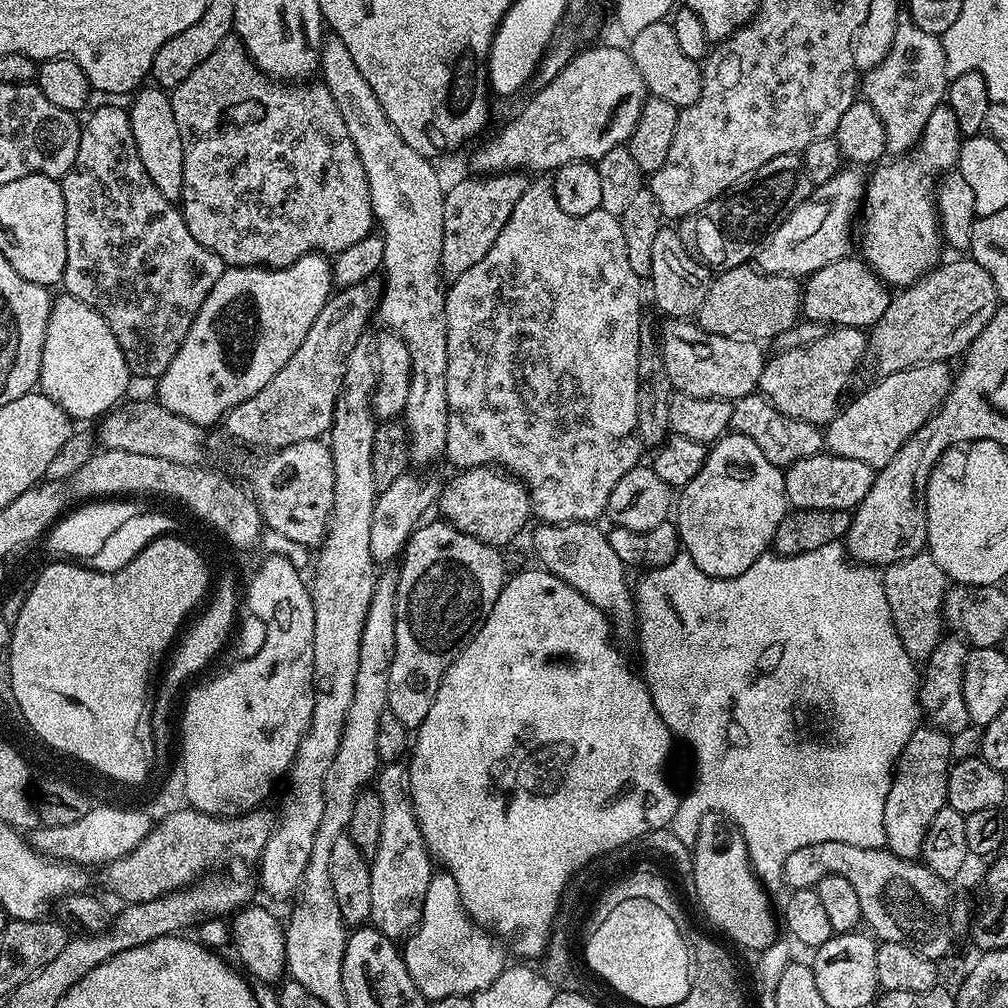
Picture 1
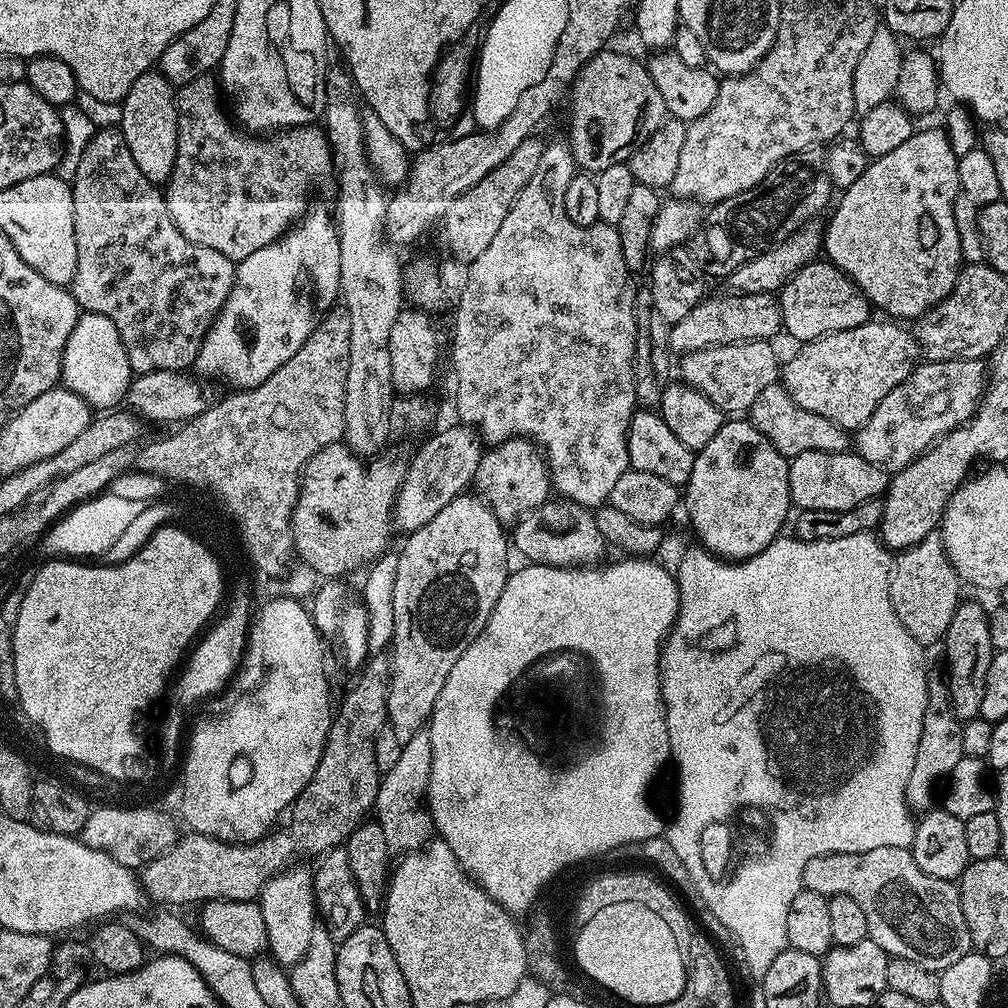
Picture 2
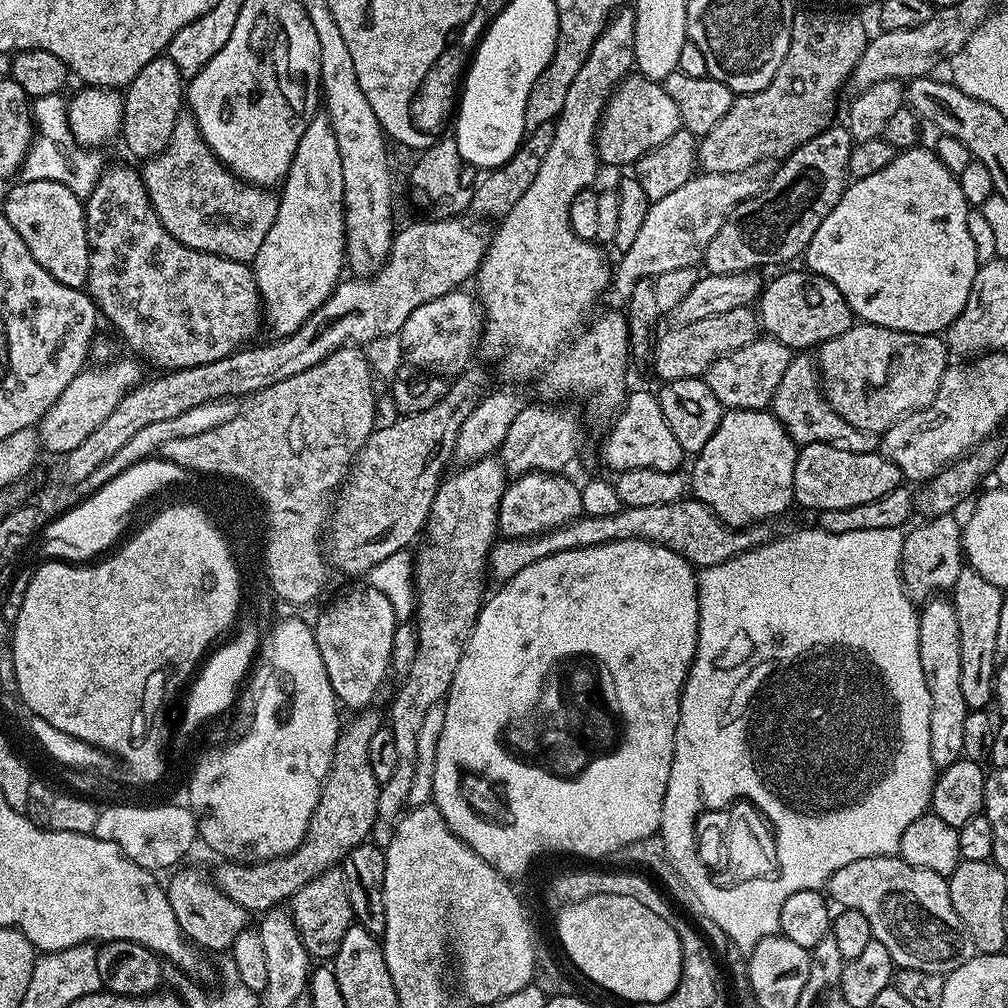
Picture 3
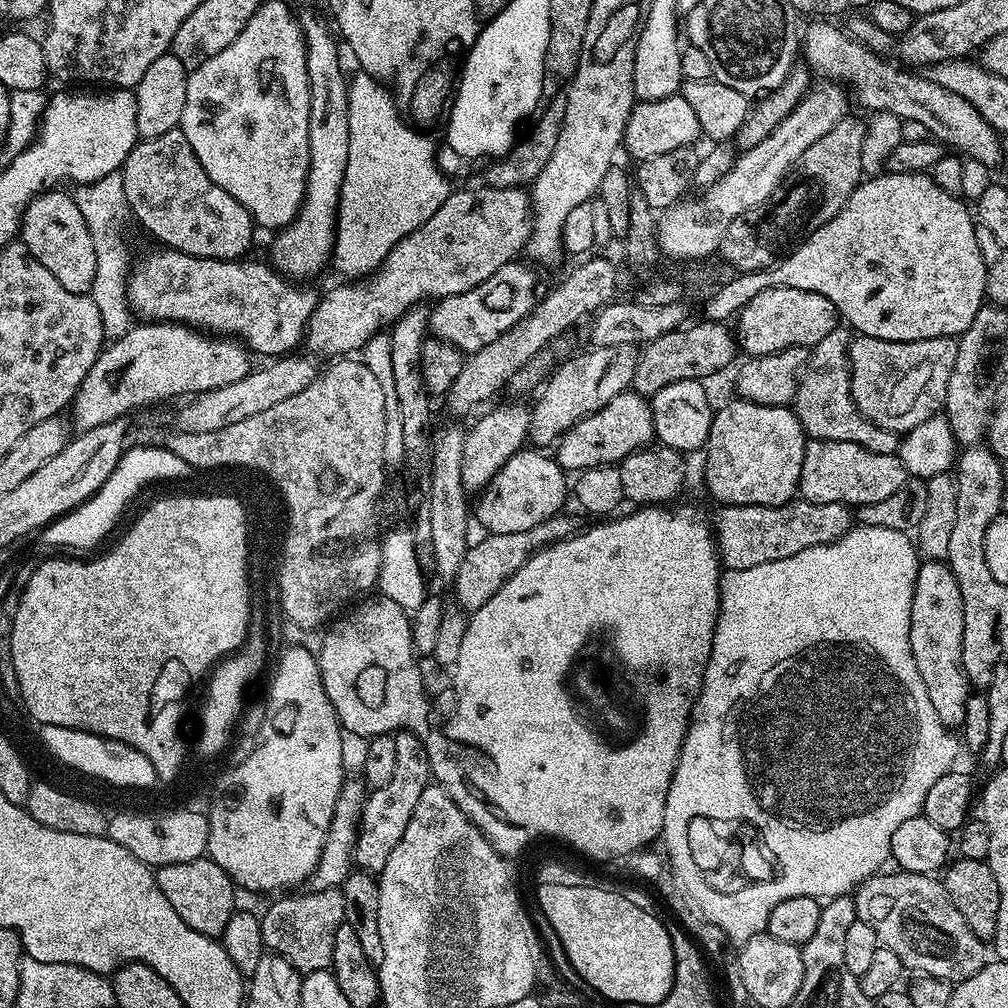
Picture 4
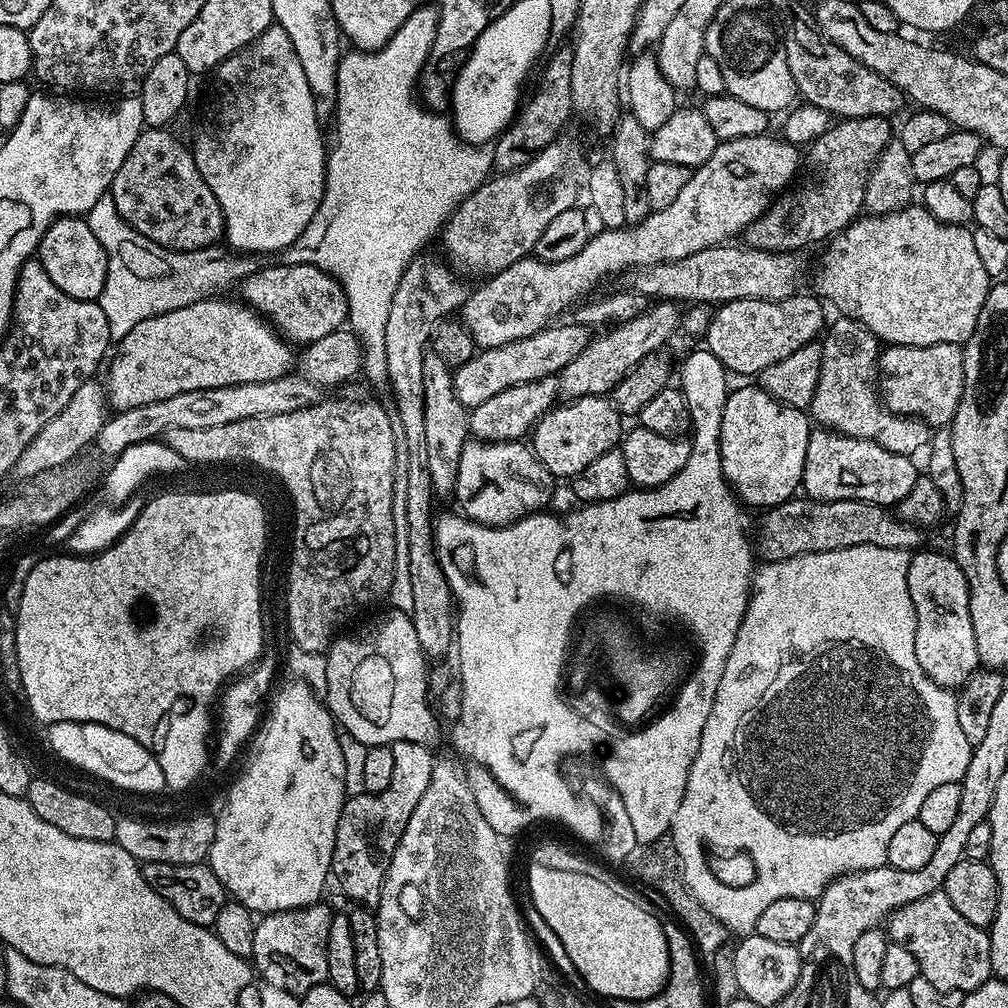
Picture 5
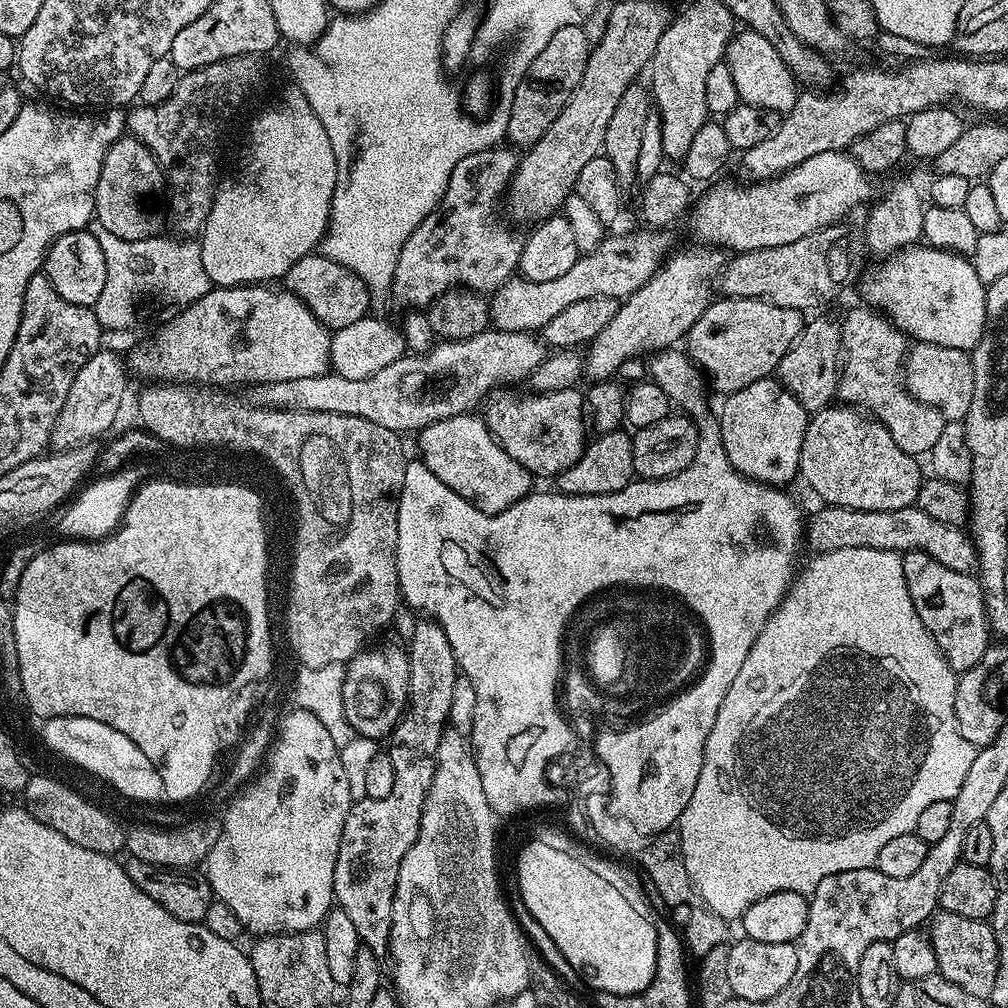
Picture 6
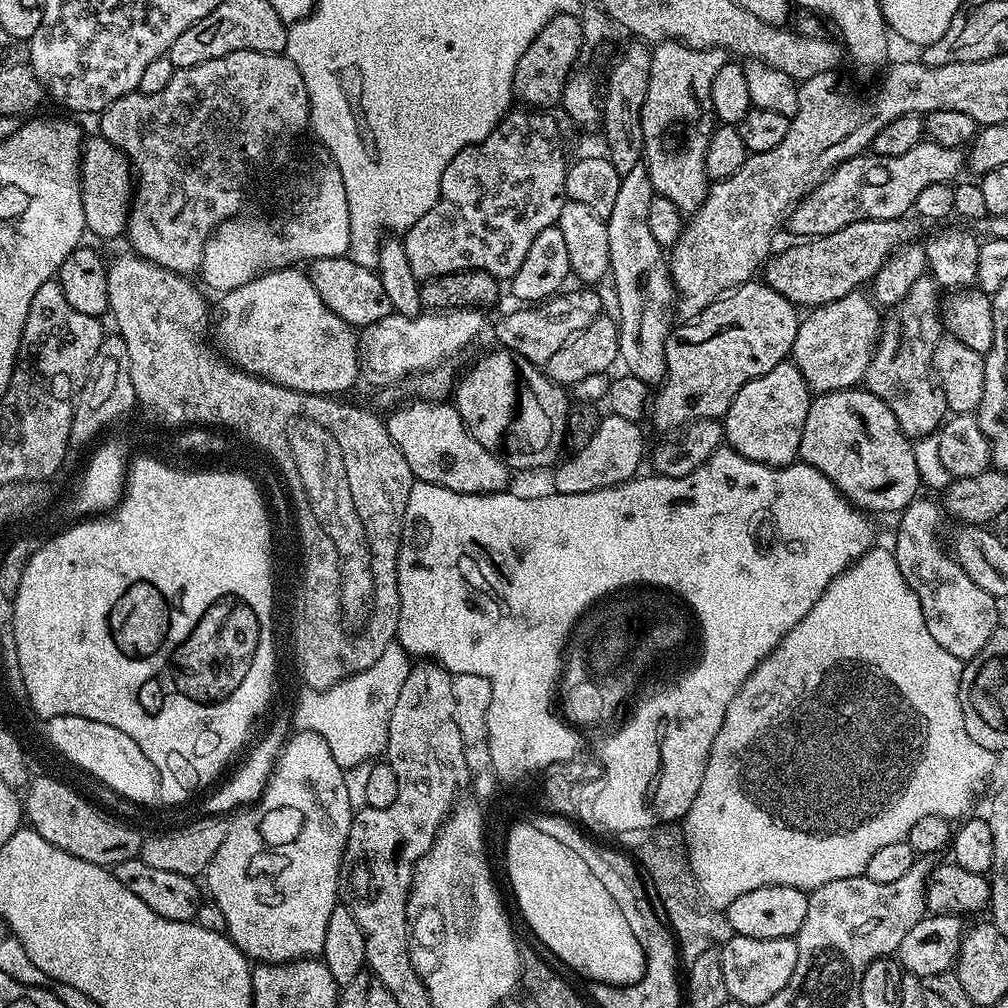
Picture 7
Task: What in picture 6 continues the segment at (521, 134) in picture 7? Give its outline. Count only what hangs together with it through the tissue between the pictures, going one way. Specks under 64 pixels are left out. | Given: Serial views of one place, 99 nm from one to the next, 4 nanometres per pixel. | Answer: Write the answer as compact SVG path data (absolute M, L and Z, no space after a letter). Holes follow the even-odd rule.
M497 146L478 150L478 154L466 154L454 166L438 206L422 218L414 234L406 238L402 254L398 254L391 291L398 303L409 304L407 307L412 310L424 310L454 288L491 294L517 275L524 236L504 224L500 217L500 204L517 163L517 153L511 147Z

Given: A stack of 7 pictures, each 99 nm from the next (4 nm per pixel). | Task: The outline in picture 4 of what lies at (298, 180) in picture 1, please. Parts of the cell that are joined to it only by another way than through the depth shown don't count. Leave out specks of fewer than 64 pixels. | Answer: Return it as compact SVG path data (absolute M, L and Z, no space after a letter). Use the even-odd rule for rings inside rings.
M179 128L158 134L158 138L140 140L122 171L129 213L134 218L136 215L157 245L207 260L239 260L249 255L254 231L251 214L218 182L210 182L210 174L202 170L202 162Z

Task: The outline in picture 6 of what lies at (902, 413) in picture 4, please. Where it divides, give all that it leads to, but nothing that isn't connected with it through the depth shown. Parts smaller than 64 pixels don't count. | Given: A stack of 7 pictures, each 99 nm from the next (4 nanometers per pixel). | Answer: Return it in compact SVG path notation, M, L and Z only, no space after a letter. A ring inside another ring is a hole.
M917 343L904 361L904 382L908 392L923 404L934 406L945 421L960 422L970 410L974 398L974 366L971 355L950 346Z

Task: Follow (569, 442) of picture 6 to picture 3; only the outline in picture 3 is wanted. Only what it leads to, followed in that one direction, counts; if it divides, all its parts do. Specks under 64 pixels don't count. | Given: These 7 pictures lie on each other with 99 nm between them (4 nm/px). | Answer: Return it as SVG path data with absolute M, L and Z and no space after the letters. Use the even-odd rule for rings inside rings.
M629 391L612 422L612 437L608 440L608 457L605 458L604 464L608 468L613 468L613 473L629 472L631 468L675 472L681 467L680 463L686 460L682 446L678 446L678 438L674 438L670 426L666 423L655 391Z

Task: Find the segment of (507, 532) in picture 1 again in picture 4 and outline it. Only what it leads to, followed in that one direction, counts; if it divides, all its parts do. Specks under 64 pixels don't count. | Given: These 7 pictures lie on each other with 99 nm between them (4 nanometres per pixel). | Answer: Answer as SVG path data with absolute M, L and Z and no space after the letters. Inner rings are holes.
M633 345L610 346L609 348L589 347L588 352L580 352L568 361L557 363L544 380L536 400L531 405L530 430L528 440L536 446L552 446L561 436L565 436L582 418L594 414L610 398L629 391L638 352ZM548 444L548 445L544 445Z

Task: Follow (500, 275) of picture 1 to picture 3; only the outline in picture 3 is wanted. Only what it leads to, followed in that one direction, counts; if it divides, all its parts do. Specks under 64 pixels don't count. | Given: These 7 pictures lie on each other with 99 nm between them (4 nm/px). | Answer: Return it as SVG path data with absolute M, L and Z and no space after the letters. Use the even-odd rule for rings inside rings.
M625 6L613 15L608 24L602 30L602 34L598 38L598 42L594 42L594 50L590 50L590 58L586 58L586 62L582 62L582 70L578 70L578 75L574 78L574 82L570 86L569 92L566 94L566 103L562 105L559 116L556 117L554 123L554 142L550 142L550 146L546 150L546 158L542 158L542 167L539 168L538 174L534 174L534 182L530 182L530 186L526 190L526 194L522 194L522 198L518 198L518 202L514 202L512 209L502 217L499 221L500 229L495 229L491 235L488 245L488 253L484 256L484 261L480 263L480 270L476 273L475 283L480 283L480 292L478 291L478 303L482 309L482 335L478 345L479 351L484 352L484 356L488 360L500 360L500 372L505 376L505 381L516 382L512 380L540 380L540 392L545 401L556 402L559 396L568 396L573 392L576 396L585 396L588 404L600 416L611 417L623 405L629 391L628 385L628 348L630 349L628 321L623 315L620 316L619 311L608 310L605 316L600 316L592 325L589 326L588 332L576 332L576 327L584 320L584 315L591 310L596 304L596 299L603 297L610 287L613 269L610 267L610 260L604 257L605 250L599 243L591 240L583 240L578 238L578 234L574 234L574 230L570 226L570 202L574 202L574 198L582 190L592 188L596 180L596 164L598 165L598 157L596 155L596 132L600 128L600 117L604 114L604 107L608 104L608 99L616 91L621 80L629 75L634 68L634 22L636 21L636 13L631 7Z

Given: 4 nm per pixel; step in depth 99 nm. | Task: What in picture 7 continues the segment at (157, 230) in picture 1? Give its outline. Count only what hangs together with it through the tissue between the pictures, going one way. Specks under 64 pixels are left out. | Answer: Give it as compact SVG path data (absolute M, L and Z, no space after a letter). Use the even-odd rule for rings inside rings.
M347 255L311 261L307 273L314 290L318 290L318 298L322 298L322 302L326 302L326 306L330 306L330 310L334 310L338 318L357 330L378 322L378 318L393 315L390 297L387 296L379 275L366 266L358 266L358 262Z

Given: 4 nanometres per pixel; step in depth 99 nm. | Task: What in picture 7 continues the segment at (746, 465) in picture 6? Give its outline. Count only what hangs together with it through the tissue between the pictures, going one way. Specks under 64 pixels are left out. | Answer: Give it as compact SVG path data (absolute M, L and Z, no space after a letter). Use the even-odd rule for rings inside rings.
M791 362L774 366L770 374L746 382L746 386L734 394L734 402L730 402L722 418L727 447L759 464L785 468L800 455L802 426L806 426L812 397L806 378L802 378L798 366Z

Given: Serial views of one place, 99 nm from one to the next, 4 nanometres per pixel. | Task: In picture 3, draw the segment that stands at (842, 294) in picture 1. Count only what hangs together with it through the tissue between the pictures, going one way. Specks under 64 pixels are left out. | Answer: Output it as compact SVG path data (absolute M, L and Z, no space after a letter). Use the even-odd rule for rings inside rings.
M807 270L784 272L774 277L769 284L767 281L760 293L758 315L761 329L771 339L793 350L815 349L830 338L838 338L838 334L846 334L846 330L850 330L854 323L850 306L846 298L842 298L838 286Z

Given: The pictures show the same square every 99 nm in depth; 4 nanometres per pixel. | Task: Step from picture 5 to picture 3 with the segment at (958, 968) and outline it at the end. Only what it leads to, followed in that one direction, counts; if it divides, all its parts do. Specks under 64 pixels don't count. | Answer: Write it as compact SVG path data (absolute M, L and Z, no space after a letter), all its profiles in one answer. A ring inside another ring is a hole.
M899 855L875 856L842 866L842 870L828 879L826 892L833 901L837 900L840 908L853 908L866 914L874 939L890 950L892 963L897 969L913 968L947 974L977 955L966 926L962 926L962 918L958 918L958 910L954 910L954 902L950 902L947 879L934 874L934 870L910 866L910 862L901 860Z

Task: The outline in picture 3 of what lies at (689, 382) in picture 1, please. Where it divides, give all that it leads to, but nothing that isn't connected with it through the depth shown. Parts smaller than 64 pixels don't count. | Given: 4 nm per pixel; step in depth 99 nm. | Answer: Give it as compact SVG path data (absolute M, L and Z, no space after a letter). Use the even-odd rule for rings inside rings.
M757 338L742 350L734 350L710 365L702 379L714 390L714 398L725 410L733 408L767 409L774 398L774 390L778 390L778 382L782 382L782 374L786 374L786 366L790 366L793 349L782 342L771 338Z

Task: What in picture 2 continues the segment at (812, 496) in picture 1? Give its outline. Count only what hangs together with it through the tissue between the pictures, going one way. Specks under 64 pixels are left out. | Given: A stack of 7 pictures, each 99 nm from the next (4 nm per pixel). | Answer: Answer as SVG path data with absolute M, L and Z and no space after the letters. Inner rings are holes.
M807 452L788 460L788 489L797 509L850 510L867 500L883 497L888 490L889 473L866 462L866 458L847 452Z

